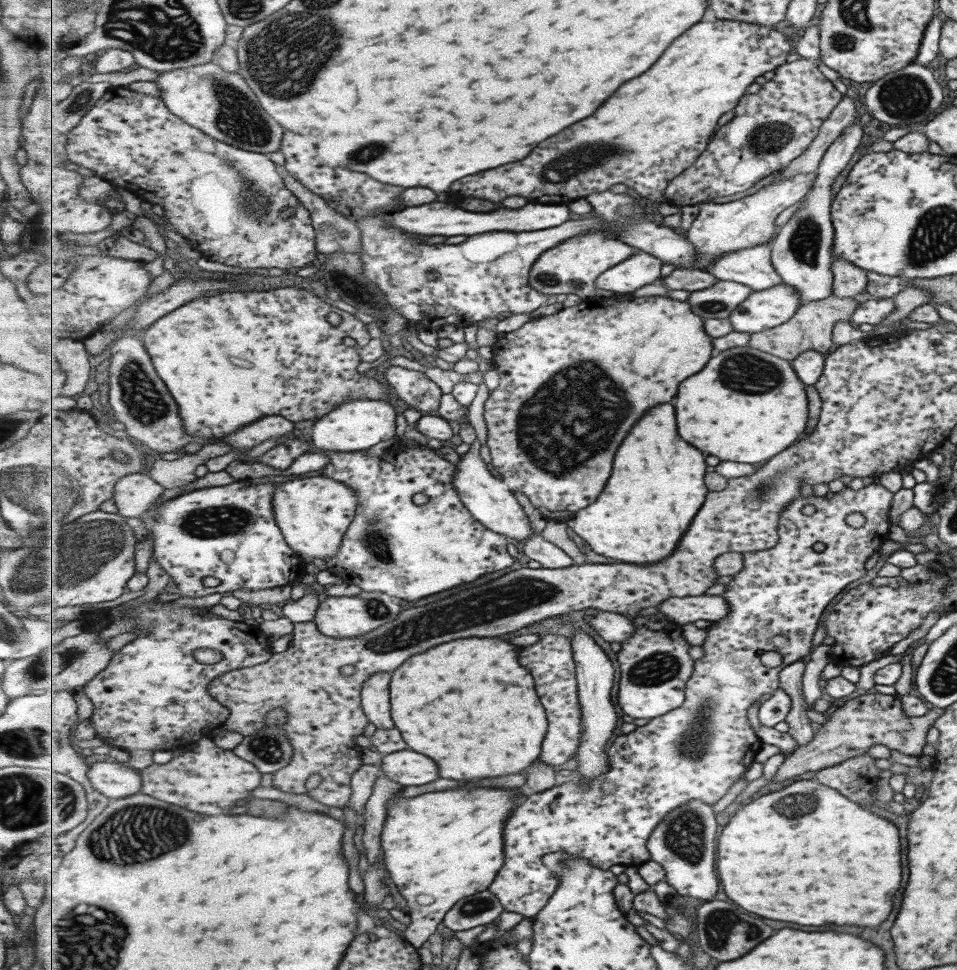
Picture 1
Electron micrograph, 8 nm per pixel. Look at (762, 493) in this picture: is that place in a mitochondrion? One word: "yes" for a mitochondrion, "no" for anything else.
yes

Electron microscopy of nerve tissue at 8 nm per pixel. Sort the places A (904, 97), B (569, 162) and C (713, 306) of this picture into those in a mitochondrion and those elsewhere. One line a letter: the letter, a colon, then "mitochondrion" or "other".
A: mitochondrion
B: mitochondrion
C: mitochondrion

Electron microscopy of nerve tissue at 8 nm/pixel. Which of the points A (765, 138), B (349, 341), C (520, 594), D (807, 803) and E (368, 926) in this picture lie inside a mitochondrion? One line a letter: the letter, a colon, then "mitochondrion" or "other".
A: mitochondrion
B: other
C: mitochondrion
D: mitochondrion
E: other

